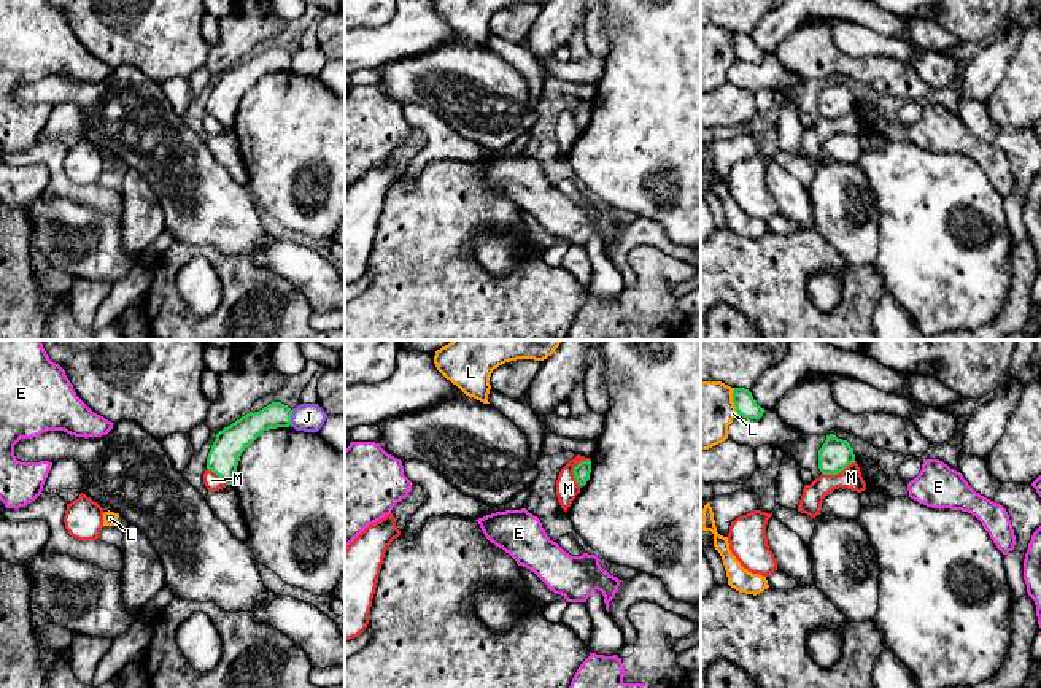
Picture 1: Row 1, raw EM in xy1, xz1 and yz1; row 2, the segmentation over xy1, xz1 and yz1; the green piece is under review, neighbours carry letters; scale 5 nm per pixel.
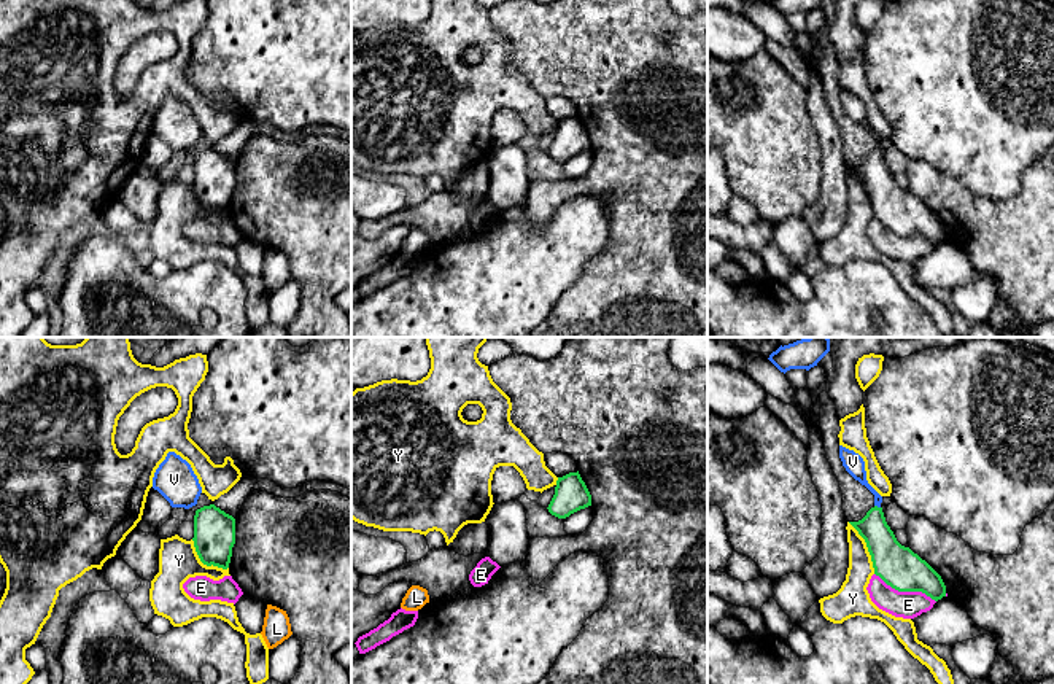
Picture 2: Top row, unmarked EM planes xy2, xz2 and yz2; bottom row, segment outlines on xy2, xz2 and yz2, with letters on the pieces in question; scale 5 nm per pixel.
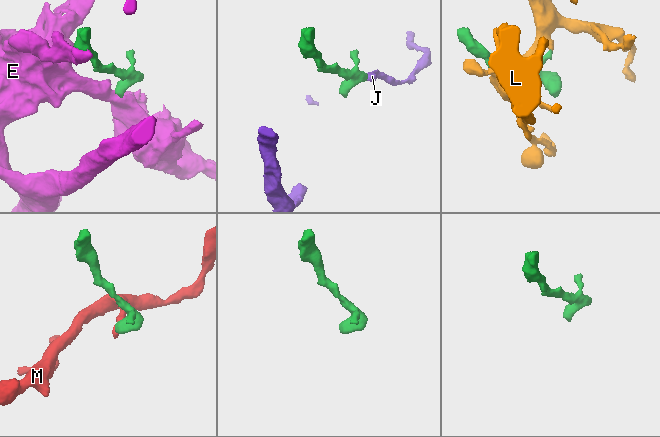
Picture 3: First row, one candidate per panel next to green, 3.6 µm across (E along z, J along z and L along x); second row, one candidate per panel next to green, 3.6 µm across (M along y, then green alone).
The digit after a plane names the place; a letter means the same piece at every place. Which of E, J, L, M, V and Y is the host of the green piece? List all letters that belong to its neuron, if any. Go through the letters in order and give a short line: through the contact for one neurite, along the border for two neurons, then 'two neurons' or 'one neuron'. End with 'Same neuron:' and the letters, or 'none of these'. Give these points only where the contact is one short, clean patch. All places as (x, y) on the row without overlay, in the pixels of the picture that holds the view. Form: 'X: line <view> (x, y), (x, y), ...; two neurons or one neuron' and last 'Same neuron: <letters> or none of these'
E: line yz2 (875, 217), (898, 234), (921, 234), (935, 245); two neurons
J: line xy1 (293, 54), (290, 69); two neurons
L: two neurons
M: line xz1 (590, 104), (582, 104), (574, 112), (574, 124), (579, 131); two neurons
V: line yz2 (887, 198), (876, 177), (876, 150), (876, 137), (854, 107); one neuron
Y: two neurons
Same neuron: V

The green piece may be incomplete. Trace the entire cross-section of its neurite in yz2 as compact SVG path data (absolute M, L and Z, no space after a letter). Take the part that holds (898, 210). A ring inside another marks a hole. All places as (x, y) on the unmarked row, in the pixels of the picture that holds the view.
M839 89L846 115L874 138L874 150L858 165L849 165L865 183L874 218L898 235L922 235L938 245L946 240L941 220L909 191L901 189L885 165L882 140L868 127L863 102Z

